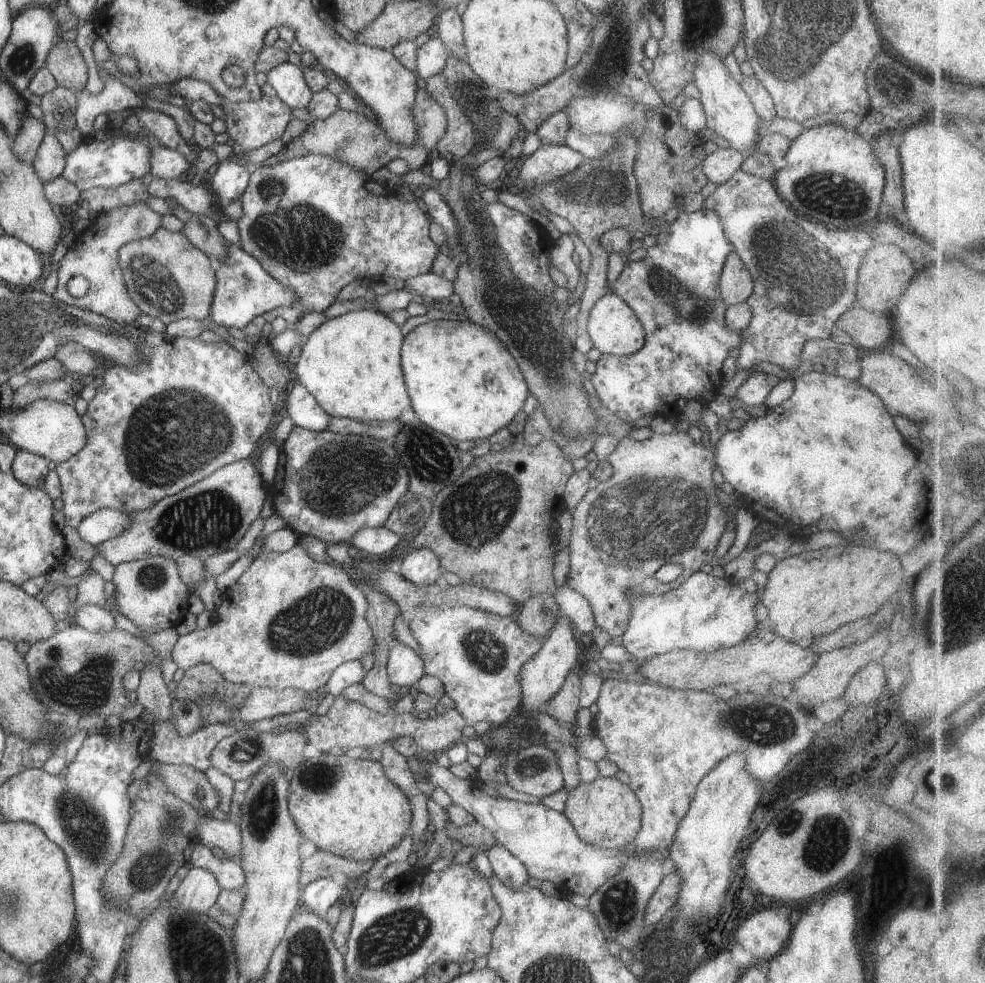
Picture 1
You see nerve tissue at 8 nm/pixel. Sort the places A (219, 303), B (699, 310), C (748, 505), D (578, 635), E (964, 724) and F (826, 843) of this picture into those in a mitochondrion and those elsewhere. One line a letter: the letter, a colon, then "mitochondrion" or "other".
A: other
B: mitochondrion
C: other
D: other
E: other
F: mitochondrion

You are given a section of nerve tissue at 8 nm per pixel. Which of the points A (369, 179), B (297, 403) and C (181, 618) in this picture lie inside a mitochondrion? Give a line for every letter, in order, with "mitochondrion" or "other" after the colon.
A: other
B: other
C: other

